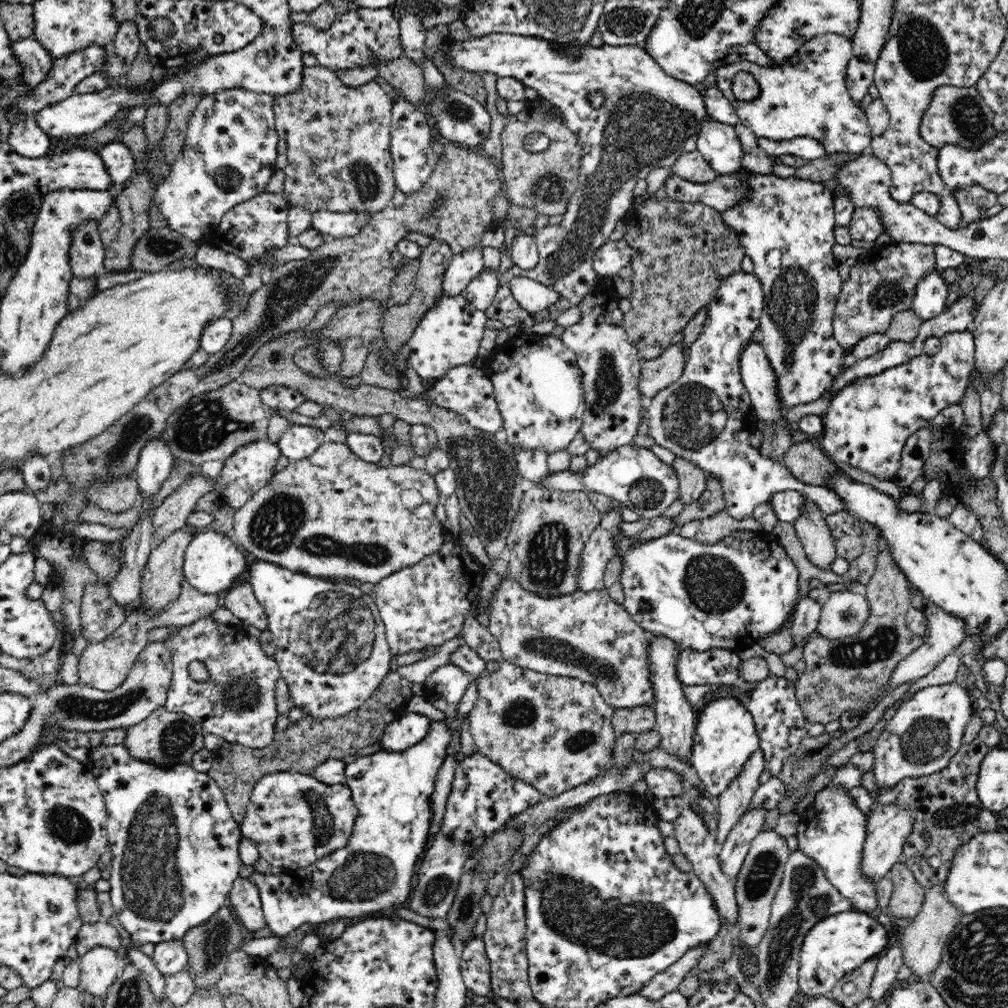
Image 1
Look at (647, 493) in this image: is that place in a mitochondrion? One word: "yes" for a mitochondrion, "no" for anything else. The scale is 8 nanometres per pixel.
yes

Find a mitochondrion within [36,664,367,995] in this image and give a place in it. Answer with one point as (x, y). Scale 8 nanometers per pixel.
(151, 886)

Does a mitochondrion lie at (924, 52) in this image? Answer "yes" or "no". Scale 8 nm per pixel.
yes

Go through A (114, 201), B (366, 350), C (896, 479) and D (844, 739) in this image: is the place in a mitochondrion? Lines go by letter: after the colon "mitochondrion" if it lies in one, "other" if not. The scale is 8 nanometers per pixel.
A: other
B: other
C: other
D: other

